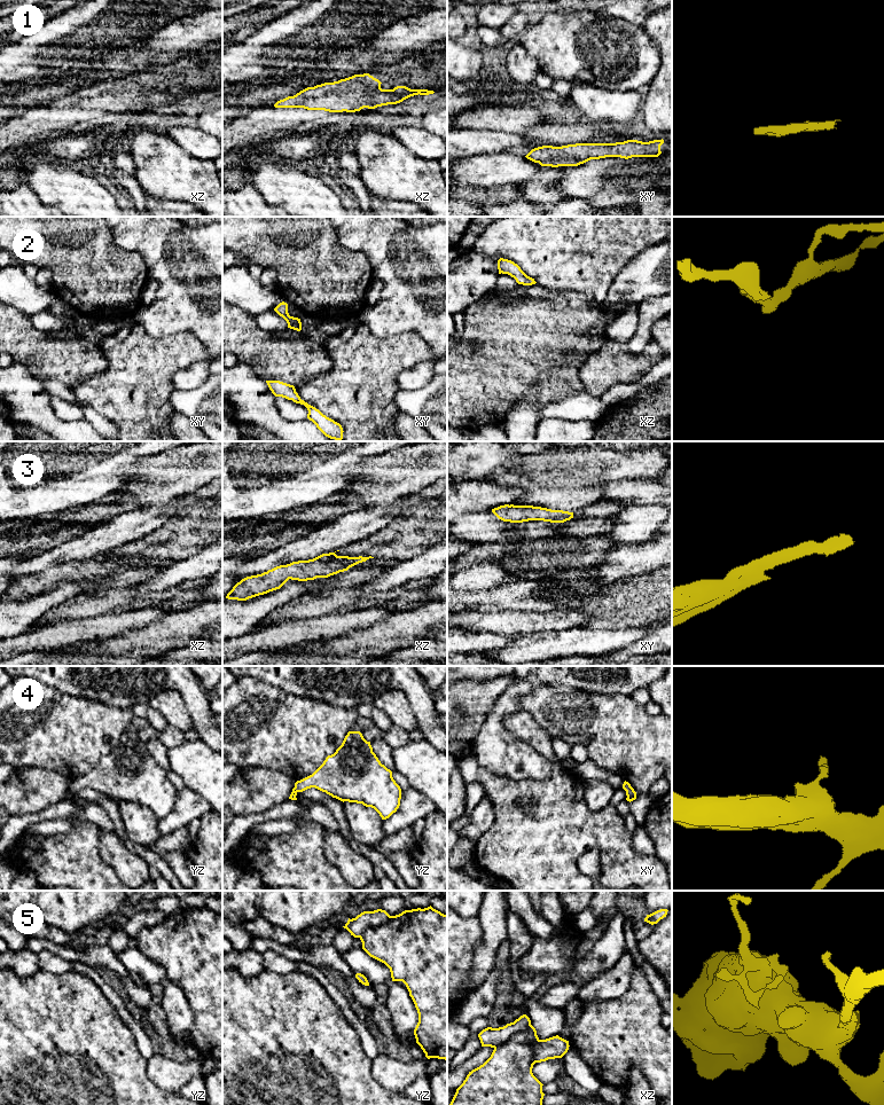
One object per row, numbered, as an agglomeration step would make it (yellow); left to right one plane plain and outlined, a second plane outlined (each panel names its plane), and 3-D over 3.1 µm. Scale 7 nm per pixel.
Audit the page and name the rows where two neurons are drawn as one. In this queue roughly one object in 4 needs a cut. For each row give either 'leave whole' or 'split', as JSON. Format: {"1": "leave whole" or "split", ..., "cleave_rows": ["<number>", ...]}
{"1": "leave whole", "2": "leave whole", "3": "leave whole", "4": "leave whole", "5": "split", "cleave_rows": ["5"]}

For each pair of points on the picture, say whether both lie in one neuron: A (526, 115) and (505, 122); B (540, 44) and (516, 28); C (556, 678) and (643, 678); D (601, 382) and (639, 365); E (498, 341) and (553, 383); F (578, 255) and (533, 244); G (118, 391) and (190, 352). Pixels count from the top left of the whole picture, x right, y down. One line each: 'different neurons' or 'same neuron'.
A: same neuron
B: different neurons
C: same neuron
D: same neuron
E: same neuron
F: same neuron
G: same neuron

